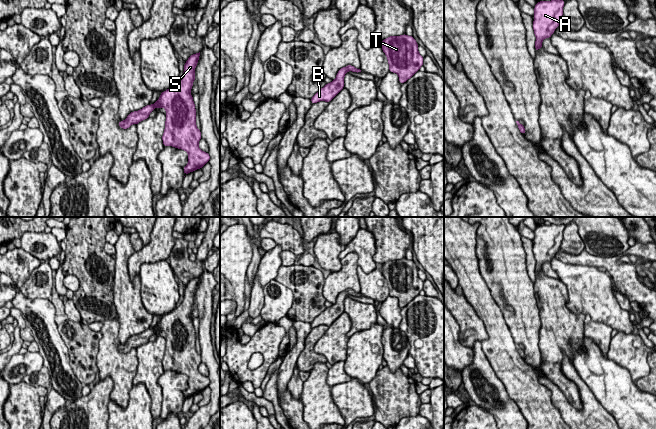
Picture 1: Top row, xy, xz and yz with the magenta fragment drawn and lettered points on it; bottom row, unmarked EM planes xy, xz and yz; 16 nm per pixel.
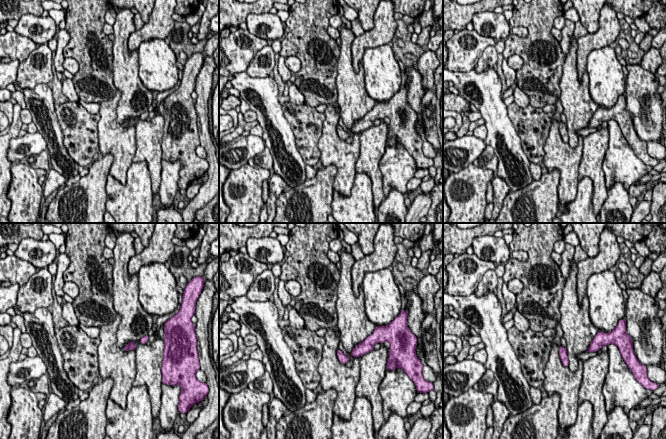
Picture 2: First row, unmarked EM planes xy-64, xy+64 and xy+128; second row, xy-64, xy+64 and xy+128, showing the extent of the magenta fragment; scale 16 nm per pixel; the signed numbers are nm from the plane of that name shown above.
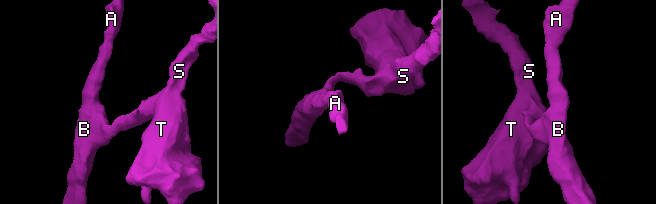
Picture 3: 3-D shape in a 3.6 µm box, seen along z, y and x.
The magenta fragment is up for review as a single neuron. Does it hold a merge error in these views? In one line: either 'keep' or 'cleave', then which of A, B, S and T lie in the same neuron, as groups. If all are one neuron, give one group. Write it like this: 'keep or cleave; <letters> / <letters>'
keep; A B S T

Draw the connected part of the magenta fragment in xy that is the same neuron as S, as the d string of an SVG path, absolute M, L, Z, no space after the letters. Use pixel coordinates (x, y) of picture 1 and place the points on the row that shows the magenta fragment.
M200 52L191 55L184 65L182 79L168 90L160 94L160 98L152 105L131 112L118 125L128 129L132 124L149 118L149 114L157 107L166 110L165 129L162 136L164 146L172 146L188 153L188 164L183 168L184 174L202 168L210 160L210 155L202 151L198 143L201 131L196 126L196 109L190 91L195 80L195 68Z

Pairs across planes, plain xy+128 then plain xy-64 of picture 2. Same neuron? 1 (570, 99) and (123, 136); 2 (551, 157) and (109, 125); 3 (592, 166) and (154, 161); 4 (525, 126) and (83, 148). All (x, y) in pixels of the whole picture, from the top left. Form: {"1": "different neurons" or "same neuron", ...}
{"1": "different neurons", "2": "same neuron", "3": "same neuron", "4": "same neuron"}

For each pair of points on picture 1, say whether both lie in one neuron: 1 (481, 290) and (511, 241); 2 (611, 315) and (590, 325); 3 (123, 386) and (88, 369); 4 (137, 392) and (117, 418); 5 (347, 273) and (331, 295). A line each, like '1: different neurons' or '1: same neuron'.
1: different neurons
2: different neurons
3: different neurons
4: same neuron
5: same neuron

